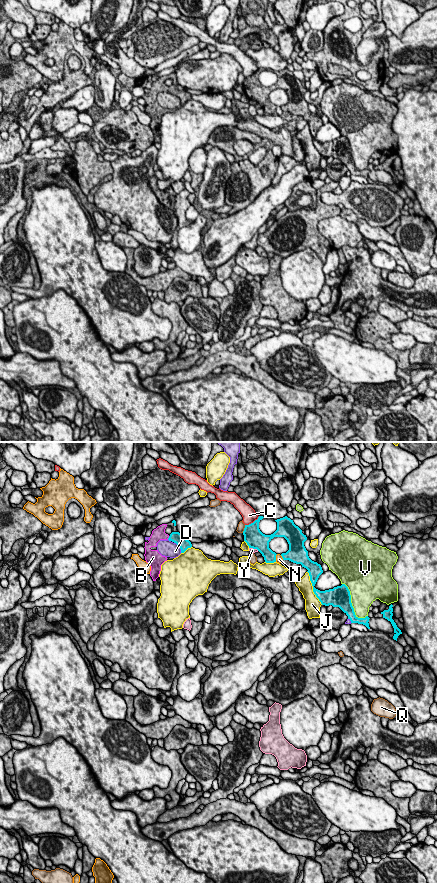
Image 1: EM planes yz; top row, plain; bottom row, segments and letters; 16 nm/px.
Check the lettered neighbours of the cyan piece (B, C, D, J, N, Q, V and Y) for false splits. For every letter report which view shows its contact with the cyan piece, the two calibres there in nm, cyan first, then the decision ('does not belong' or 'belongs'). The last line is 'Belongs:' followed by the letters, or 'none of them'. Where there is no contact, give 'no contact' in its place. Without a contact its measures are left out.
B: yz | 190/200 nm | belongs
C: yz | 300/240 nm | does not belong
D: yz | 190/260 nm | does not belong
J: yz | 220/240 nm | does not belong
N: yz | 190/120 nm | does not belong
Q: yz | 300/120 nm | does not belong
V: yz | 340/400 nm | does not belong
Y: yz | 300/70 nm | does not belong
Belongs: B

